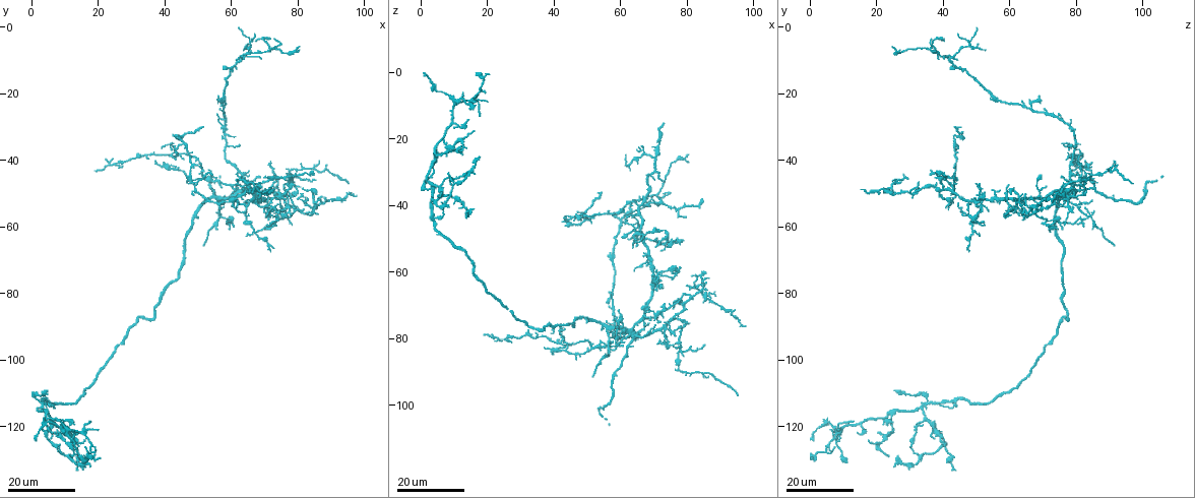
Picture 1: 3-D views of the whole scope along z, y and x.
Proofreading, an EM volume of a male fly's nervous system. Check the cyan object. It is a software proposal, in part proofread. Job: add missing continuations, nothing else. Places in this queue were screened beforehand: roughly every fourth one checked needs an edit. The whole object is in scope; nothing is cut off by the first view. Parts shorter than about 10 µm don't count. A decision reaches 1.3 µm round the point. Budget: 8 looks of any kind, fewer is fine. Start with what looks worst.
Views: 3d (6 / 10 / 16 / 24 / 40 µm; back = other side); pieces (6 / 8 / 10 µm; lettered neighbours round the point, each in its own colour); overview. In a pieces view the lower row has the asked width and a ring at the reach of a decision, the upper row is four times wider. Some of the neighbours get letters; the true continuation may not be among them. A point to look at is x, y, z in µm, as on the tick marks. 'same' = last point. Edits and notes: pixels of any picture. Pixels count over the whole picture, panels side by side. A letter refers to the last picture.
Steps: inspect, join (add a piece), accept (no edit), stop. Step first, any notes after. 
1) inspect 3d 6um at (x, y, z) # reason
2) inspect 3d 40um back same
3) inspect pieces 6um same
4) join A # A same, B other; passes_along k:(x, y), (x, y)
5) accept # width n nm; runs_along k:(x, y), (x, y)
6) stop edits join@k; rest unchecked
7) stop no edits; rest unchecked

inspect 3d 24um at (57.0, 44.5, 105.5) # branch stops here

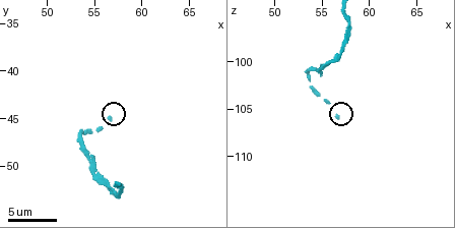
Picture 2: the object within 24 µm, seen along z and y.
inspect pieces 8um at (56.4, 44.8, 105.8)

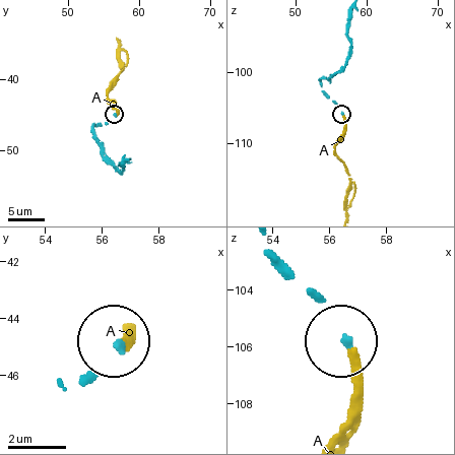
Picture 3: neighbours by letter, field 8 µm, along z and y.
join A # A same; passes_along 3:(322, 90), (344, 123), (335, 153), (350, 183), (346, 210); it goes on there

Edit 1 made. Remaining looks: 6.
inspect 3d 16um at (8.5, 126.0, 30.0) # tapers out

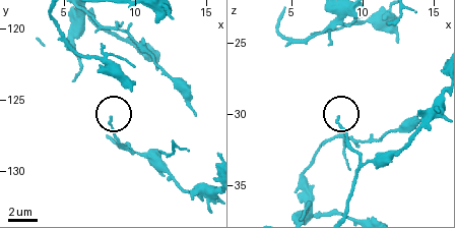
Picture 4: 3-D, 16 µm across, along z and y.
inspect pieces 10um at (8.4, 126.2, 30.2) # see the neighbours

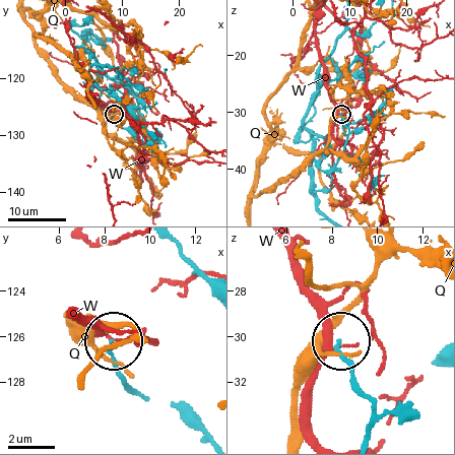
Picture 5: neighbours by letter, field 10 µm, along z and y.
accept # Q other, W other; runs_along 5:(365, 437), (374, 408), (341, 358), (339, 340); no lettered piece goes on from it

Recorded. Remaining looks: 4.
inspect 3d 24um at (51.5, 65.5, 91.0) # thin end

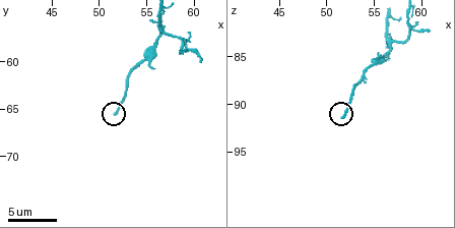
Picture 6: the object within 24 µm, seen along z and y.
inspect pieces 8um at (51.8, 65.6, 91.2)

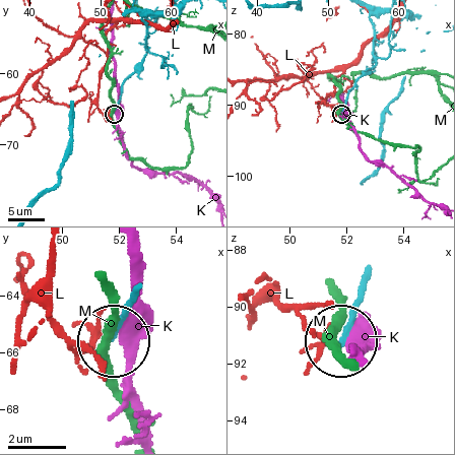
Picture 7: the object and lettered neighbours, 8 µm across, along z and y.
accept # K other, L other, M other; runs_along 7:(145, 23), (148, 50), (139, 66), (122, 82), (114, 112); none of them fits

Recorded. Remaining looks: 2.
inspect 3d 16um at (78.5, 47.5, 50.0) # free end

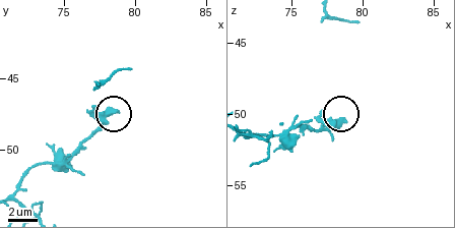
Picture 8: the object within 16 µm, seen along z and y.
inspect pieces 6um at (78.8, 47.4, 50.6) # see the neighbours

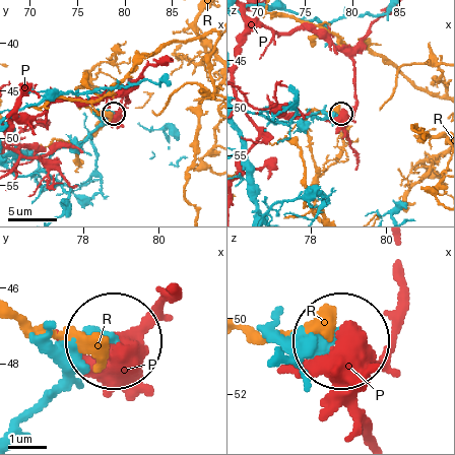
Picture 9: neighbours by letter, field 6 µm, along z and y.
accept # P other, R other; no lettered piece goes on from it

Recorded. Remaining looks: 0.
stop edits join@3; rest unchecked

